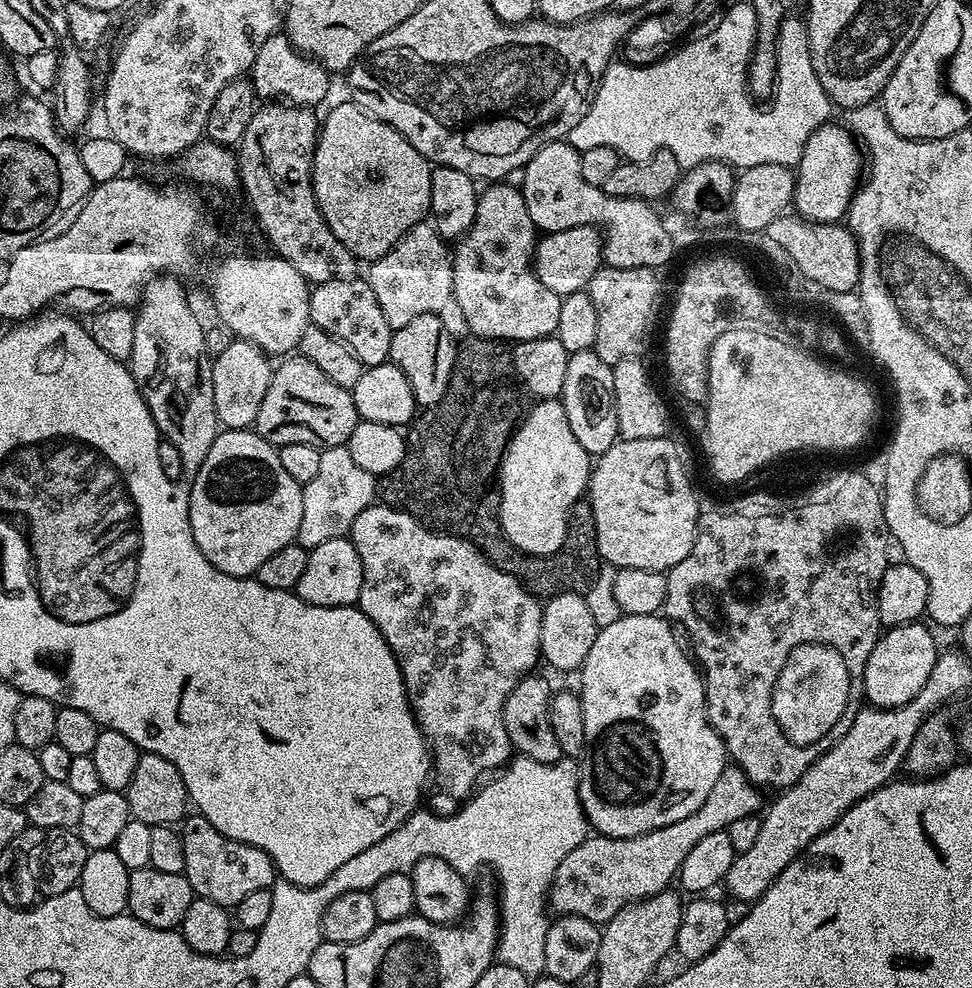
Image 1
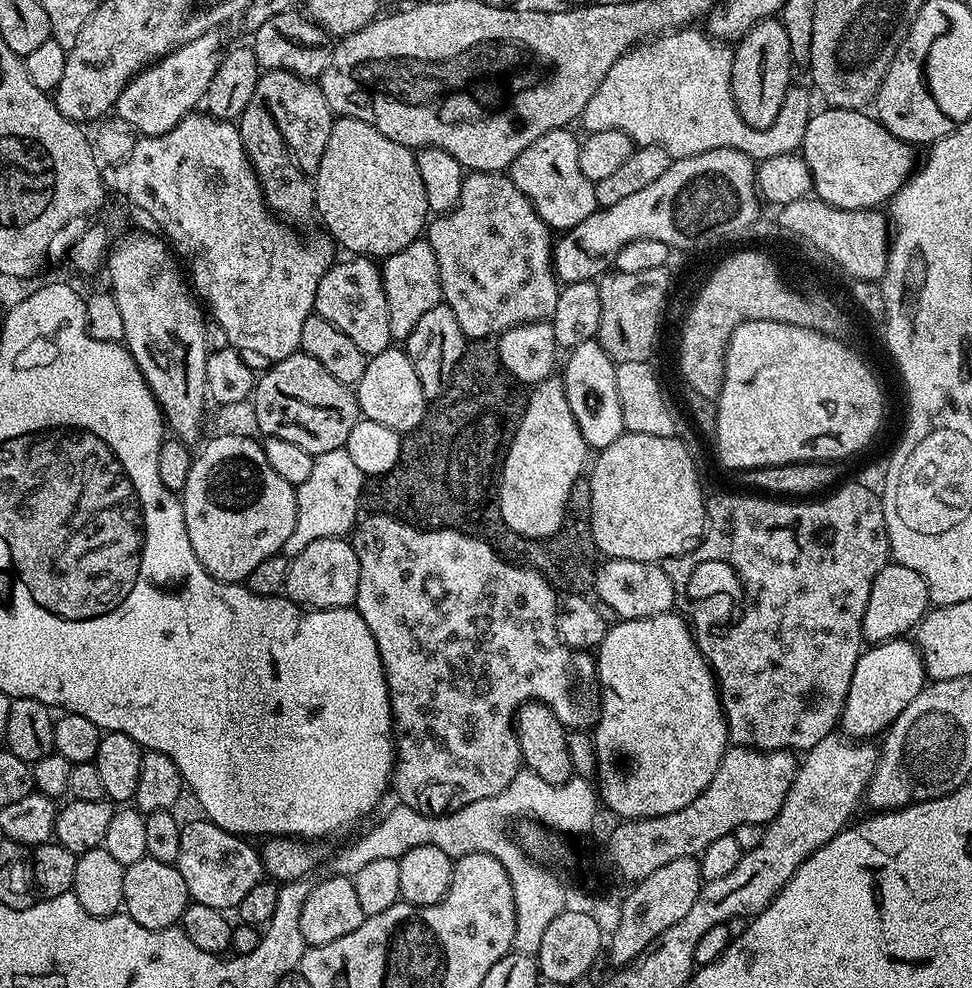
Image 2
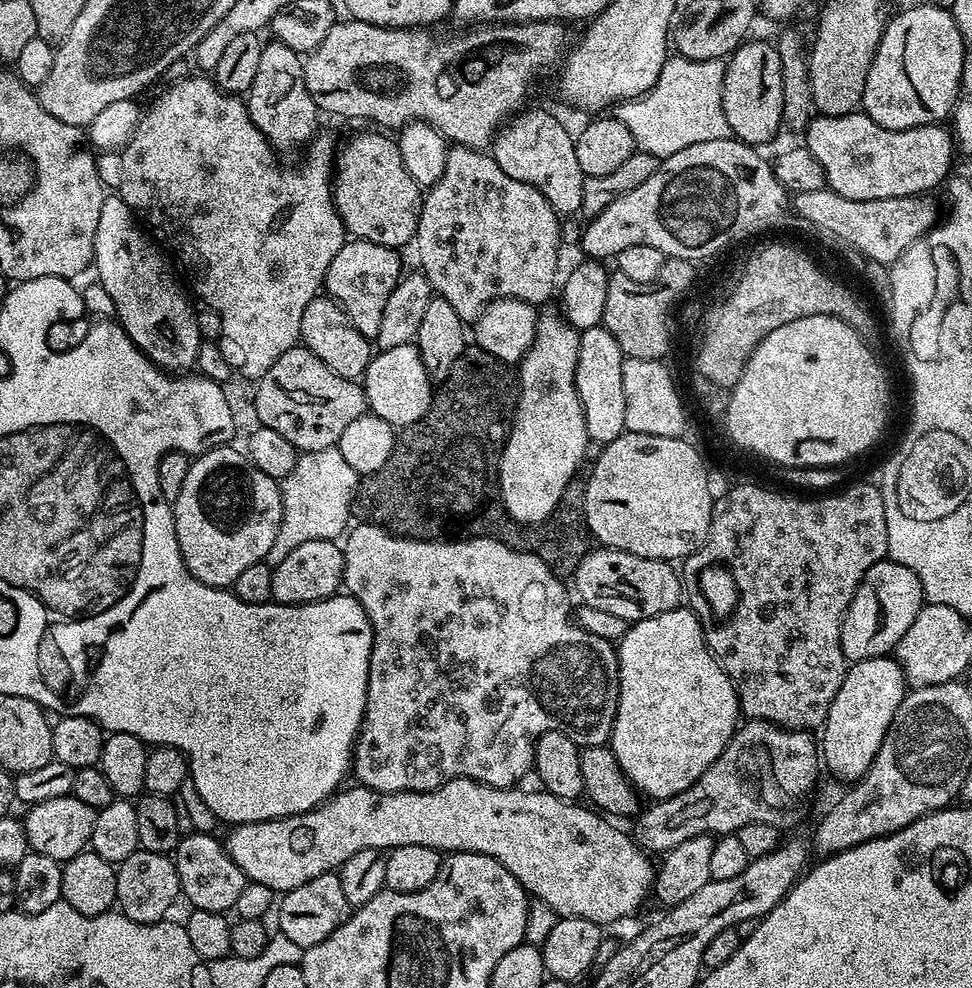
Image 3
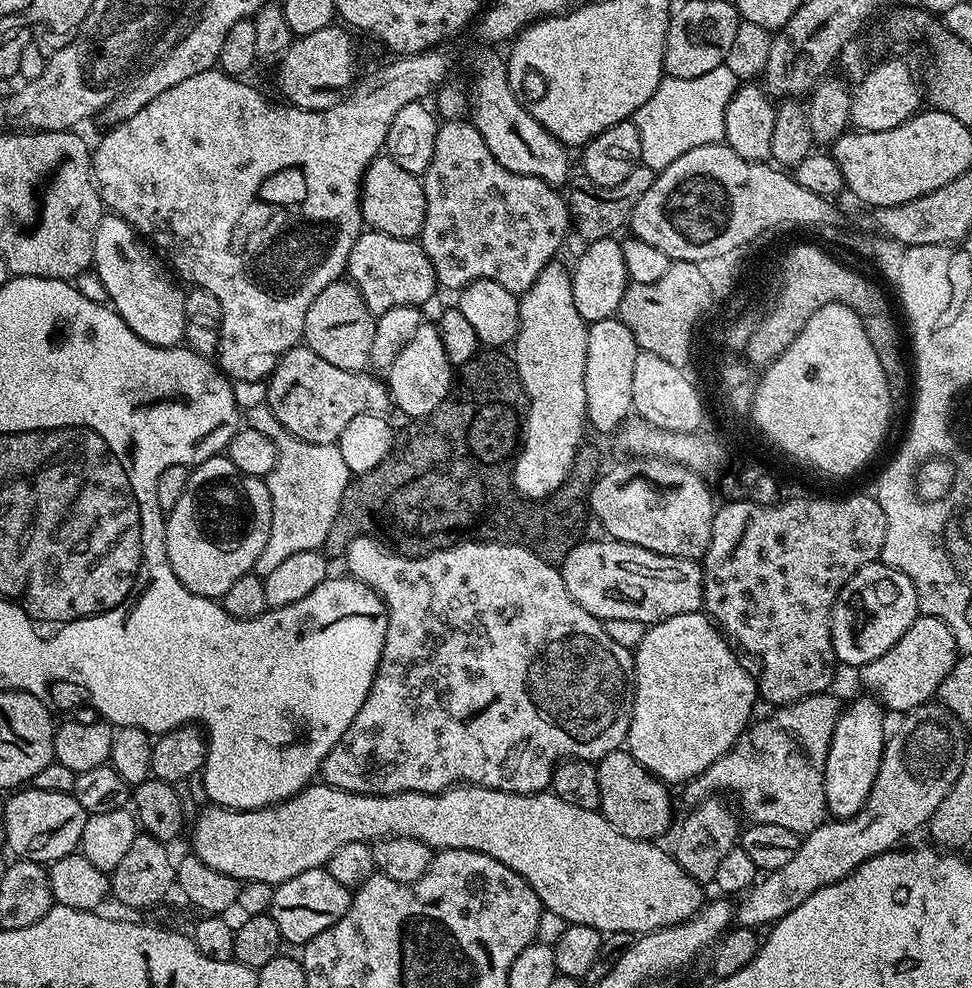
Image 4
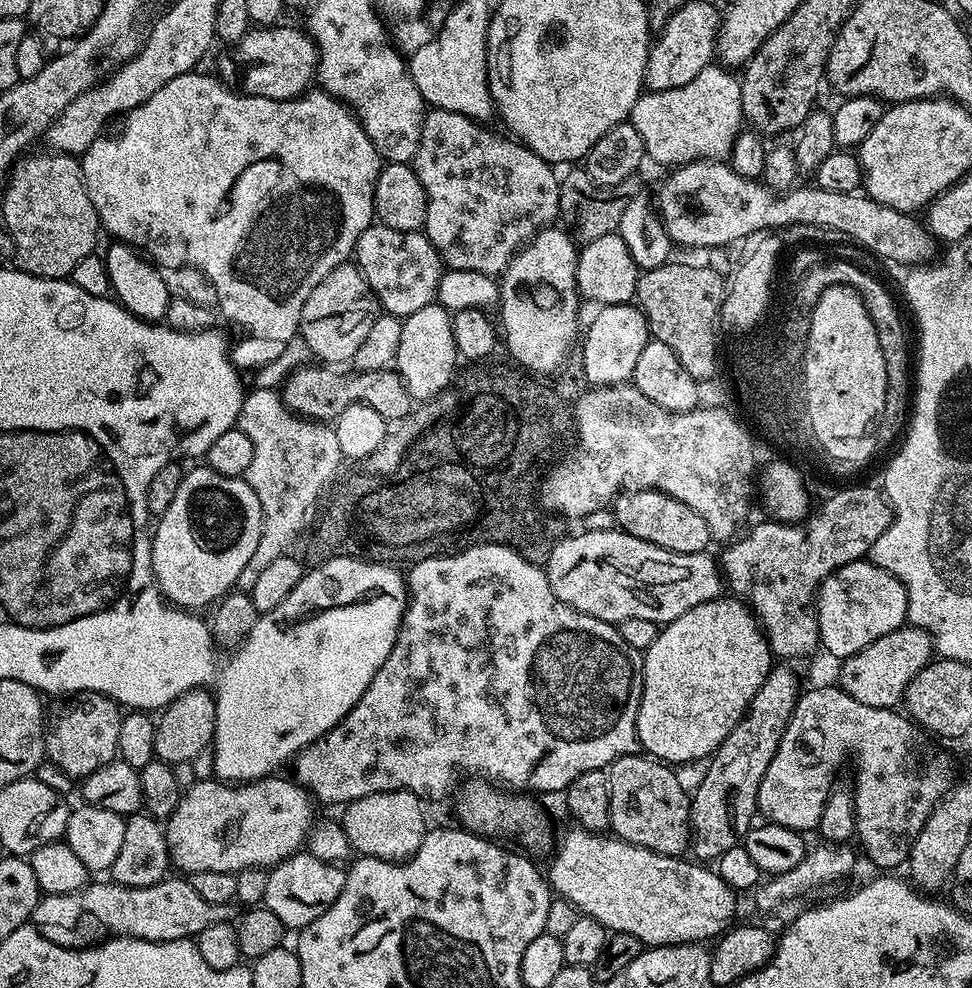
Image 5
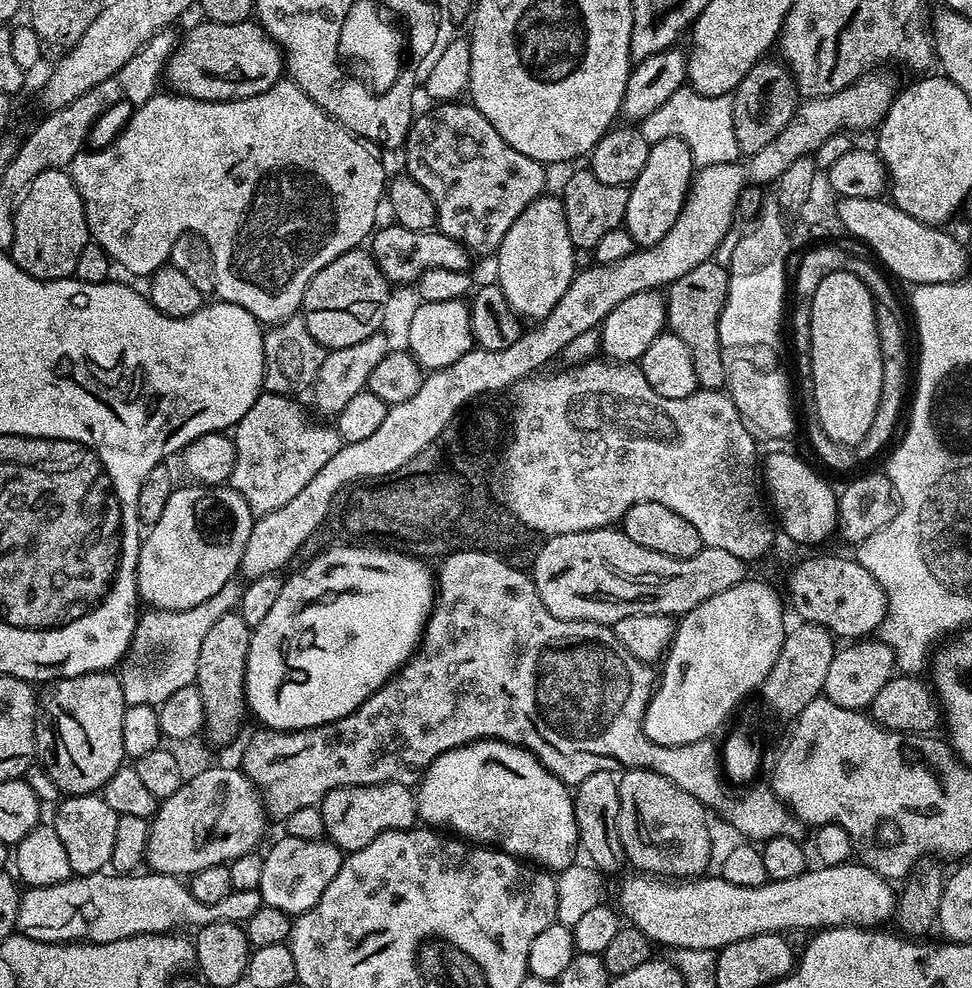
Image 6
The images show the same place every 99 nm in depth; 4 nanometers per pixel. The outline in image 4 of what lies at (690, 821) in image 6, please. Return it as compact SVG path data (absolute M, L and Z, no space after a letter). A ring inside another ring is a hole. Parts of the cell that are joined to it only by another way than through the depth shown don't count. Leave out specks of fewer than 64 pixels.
M627 750L606 754L596 764L600 806L598 811L607 818L618 834L635 840L659 841L660 835L672 824L672 796L669 785L660 780L631 756Z

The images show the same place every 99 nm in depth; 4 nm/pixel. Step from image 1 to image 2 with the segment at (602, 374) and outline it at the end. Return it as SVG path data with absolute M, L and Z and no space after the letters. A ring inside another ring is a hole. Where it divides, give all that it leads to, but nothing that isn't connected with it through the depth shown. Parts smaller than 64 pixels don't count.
M587 340L578 346L574 346L568 353L568 361L563 361L562 364L562 379L564 382L564 389L566 390L566 402L570 402L570 410L574 414L574 422L578 422L578 430L582 430L582 438L588 443L589 449L599 450L610 446L610 442L614 442L626 430L622 422L622 402L618 402L618 378L616 377L616 361L610 358L610 354L606 354L606 350L602 350L599 340Z

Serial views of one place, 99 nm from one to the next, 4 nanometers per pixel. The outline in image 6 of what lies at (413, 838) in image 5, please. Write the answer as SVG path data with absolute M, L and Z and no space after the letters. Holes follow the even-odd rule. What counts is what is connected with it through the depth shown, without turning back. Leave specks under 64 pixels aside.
M371 784L330 790L330 794L320 799L318 807L327 839L345 854L362 850L362 846L374 842L383 832L413 827L418 820L416 797L407 784Z

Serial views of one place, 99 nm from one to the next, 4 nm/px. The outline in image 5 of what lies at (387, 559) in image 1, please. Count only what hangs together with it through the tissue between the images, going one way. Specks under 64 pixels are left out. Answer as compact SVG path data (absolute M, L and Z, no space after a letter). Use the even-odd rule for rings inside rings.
M479 544L473 548L464 548L460 552L453 552L451 556L435 556L429 560L423 560L422 562L411 565L406 572L406 583L408 585L409 594L408 606L404 609L404 617L402 618L400 629L396 635L396 645L390 650L386 662L382 662L378 674L374 674L370 686L362 694L362 698L359 702L357 702L321 740L316 740L310 746L306 746L294 757L294 765L296 764L294 779L296 783L302 788L307 788L309 793L311 793L319 803L321 800L324 804L343 806L348 804L351 800L366 798L370 794L382 794L383 792L412 792L415 796L421 798L427 798L427 796L429 796L432 800L440 800L452 787L452 791L457 787L458 779L456 780L456 775L458 775L459 772L468 772L464 774L471 774L473 777L495 782L497 785L503 786L508 790L531 790L533 793L563 793L570 786L570 782L574 782L574 778L578 778L578 774L586 774L590 770L607 769L608 765L613 764L619 756L630 756L637 751L636 719L638 718L640 699L642 698L642 690L644 689L644 658L641 649L629 648L628 645L625 644L624 639L620 637L620 630L617 625L607 624L598 618L594 618L590 614L582 614L578 610L566 606L566 602L562 602L558 598L558 594L554 594L554 590L550 590L547 571L545 571L541 565L531 564L526 558L522 558L522 554L518 554L512 548L498 546L497 544Z

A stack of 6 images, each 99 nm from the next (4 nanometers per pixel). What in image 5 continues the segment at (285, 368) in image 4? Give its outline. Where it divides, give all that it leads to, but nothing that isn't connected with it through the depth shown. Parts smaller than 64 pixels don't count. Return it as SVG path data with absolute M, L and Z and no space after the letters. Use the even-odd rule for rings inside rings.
M332 366L312 367L297 368L296 371L288 375L288 379L282 385L284 405L291 412L307 419L317 422L335 421L336 416L342 414L342 410L346 410L346 406L351 404L370 406L374 410L378 410L378 414L382 414L382 418L389 422L399 422L413 411L412 396L406 390L400 373L391 367L373 372L356 372L351 374L352 376L347 376L344 370L337 370Z

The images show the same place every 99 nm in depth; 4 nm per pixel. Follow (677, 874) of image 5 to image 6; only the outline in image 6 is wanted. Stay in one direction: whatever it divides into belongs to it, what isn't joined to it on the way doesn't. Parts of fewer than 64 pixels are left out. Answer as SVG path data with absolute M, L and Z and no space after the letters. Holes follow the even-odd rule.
M849 862L839 864L838 866L812 866L802 874L798 874L798 878L786 878L785 880L768 880L758 886L734 886L734 882L726 882L724 877L719 874L705 874L699 878L661 878L651 874L631 874L620 884L620 905L619 911L622 913L623 919L630 922L631 927L642 930L642 934L646 934L653 945L660 946L665 944L668 950L677 948L689 948L690 950L704 950L716 952L724 948L728 944L734 942L742 942L742 938L750 938L758 934L766 934L767 932L775 932L777 934L785 934L795 928L805 930L823 930L826 928L842 928L845 926L855 926L857 928L871 928L880 926L883 920L891 921L893 919L896 906L898 903L897 893L894 891L893 885L884 877L879 876L874 870L870 870L866 865L859 862Z

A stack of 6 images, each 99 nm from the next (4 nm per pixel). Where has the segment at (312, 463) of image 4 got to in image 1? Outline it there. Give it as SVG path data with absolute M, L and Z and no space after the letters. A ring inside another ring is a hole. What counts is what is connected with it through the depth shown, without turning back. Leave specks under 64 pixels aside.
M347 446L339 448L325 448L322 451L322 463L318 475L310 478L310 482L303 485L304 497L302 498L302 526L298 530L296 540L309 550L322 546L322 542L330 542L330 538L348 536L354 526L354 518L370 507L378 496L377 477L370 474L370 470L362 470Z

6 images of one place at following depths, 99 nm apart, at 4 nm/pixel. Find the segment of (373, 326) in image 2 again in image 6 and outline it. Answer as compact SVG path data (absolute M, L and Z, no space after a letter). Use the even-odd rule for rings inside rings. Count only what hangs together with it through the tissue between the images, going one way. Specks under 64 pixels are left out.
M395 222L389 223L389 225L389 228L380 226L375 229L370 240L370 251L384 277L393 285L415 285L416 281L420 279L420 273L426 271L427 268L469 271L470 253L461 244L454 242L454 238L450 238L438 230L419 232L418 230L406 230Z

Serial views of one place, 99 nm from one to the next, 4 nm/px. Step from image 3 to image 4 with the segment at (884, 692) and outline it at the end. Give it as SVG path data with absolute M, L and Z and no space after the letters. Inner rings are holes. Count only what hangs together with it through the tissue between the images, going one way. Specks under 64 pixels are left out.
M863 694L840 715L830 738L830 750L824 767L824 803L833 817L855 816L862 808L874 778L878 778L878 766L884 753L884 716L879 700ZM881 712L881 713L880 713ZM884 715L884 716L883 716Z

